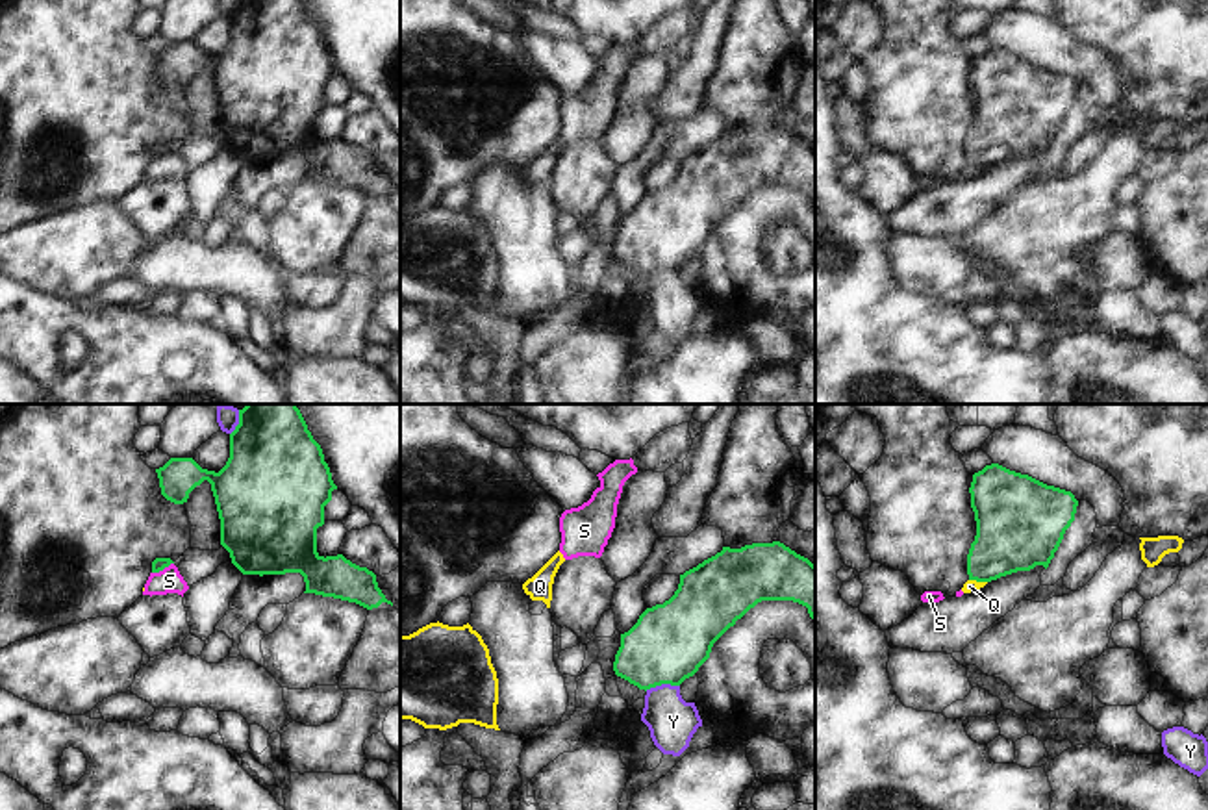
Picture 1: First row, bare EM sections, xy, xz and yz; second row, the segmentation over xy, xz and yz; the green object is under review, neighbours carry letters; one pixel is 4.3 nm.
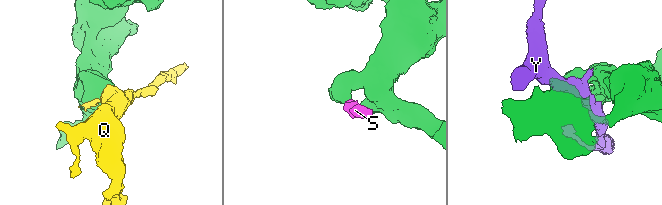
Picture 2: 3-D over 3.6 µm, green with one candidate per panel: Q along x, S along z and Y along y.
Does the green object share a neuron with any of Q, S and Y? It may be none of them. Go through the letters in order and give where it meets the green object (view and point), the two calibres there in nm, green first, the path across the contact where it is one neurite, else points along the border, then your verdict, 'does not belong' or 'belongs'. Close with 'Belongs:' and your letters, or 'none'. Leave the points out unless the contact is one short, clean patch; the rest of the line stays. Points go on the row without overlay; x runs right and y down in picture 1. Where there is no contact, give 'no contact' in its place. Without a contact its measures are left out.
Q: meets green in yz at (979, 165); 320 nm thick on the green side, 50 nm on the other; does not belong
S: meets green in xy at (162, 154); 60 nm thick on the green side, 110 nm on the other; border along xy (173, 147), (152, 158); does not belong
Y: meets green in xz at (662, 267); 340 nm thick on the green side, 200 nm on the other; does not belong
Belongs: none

